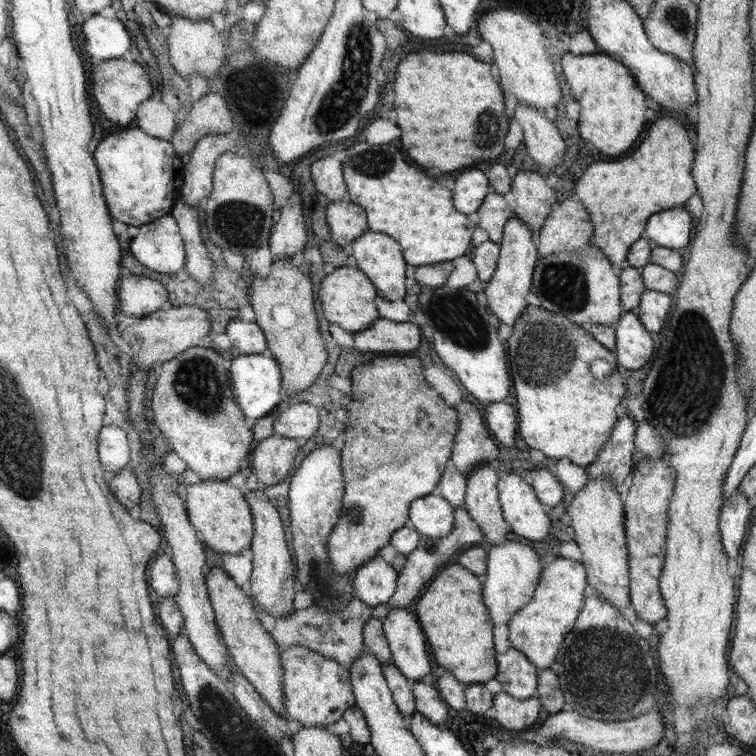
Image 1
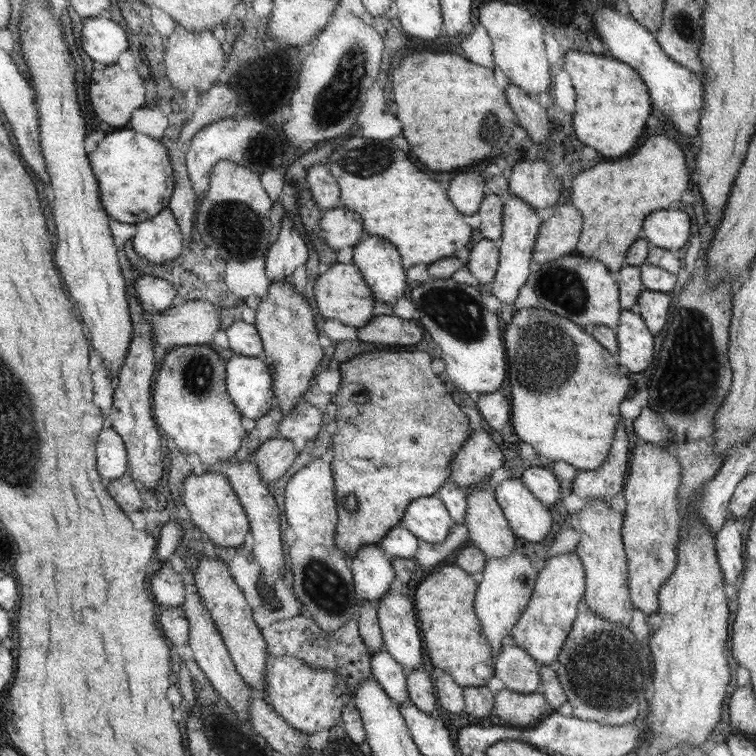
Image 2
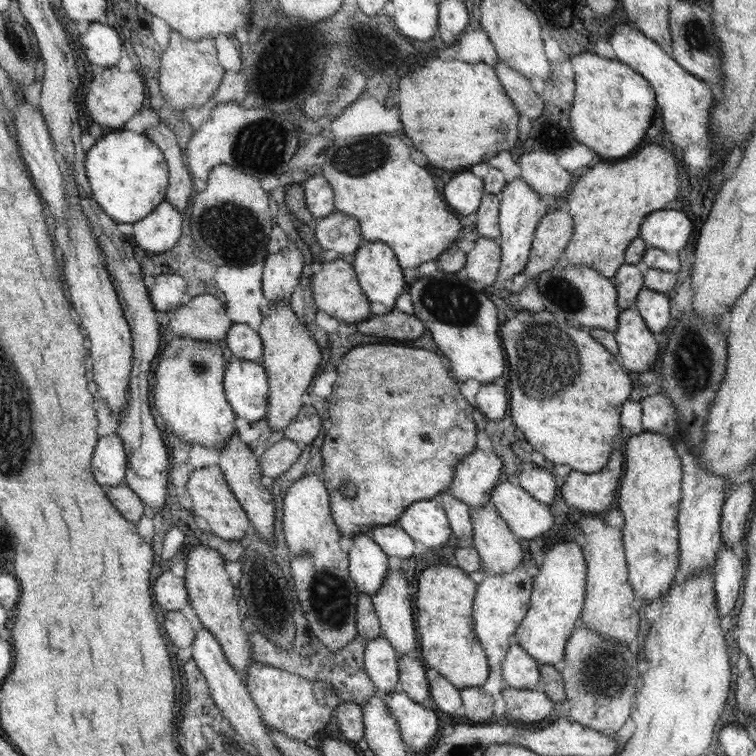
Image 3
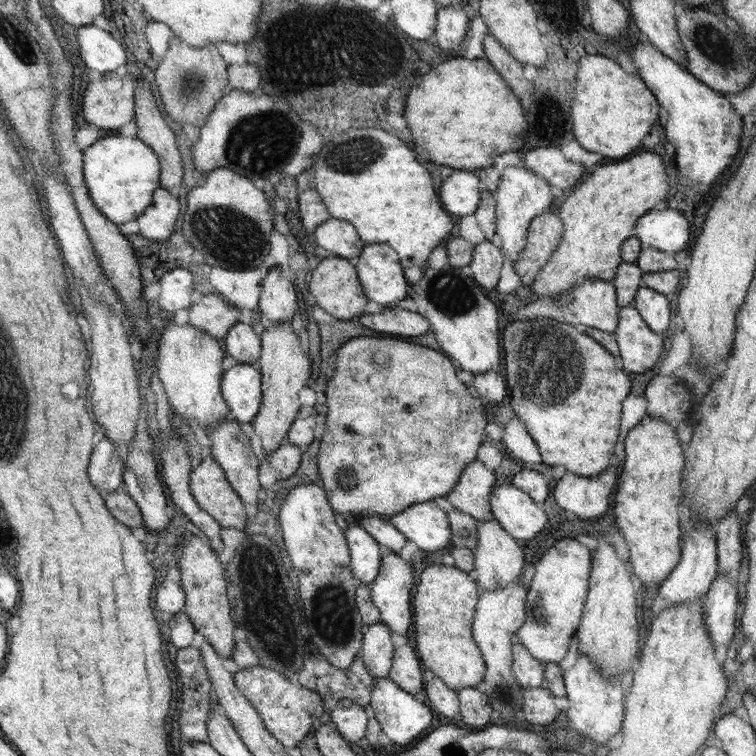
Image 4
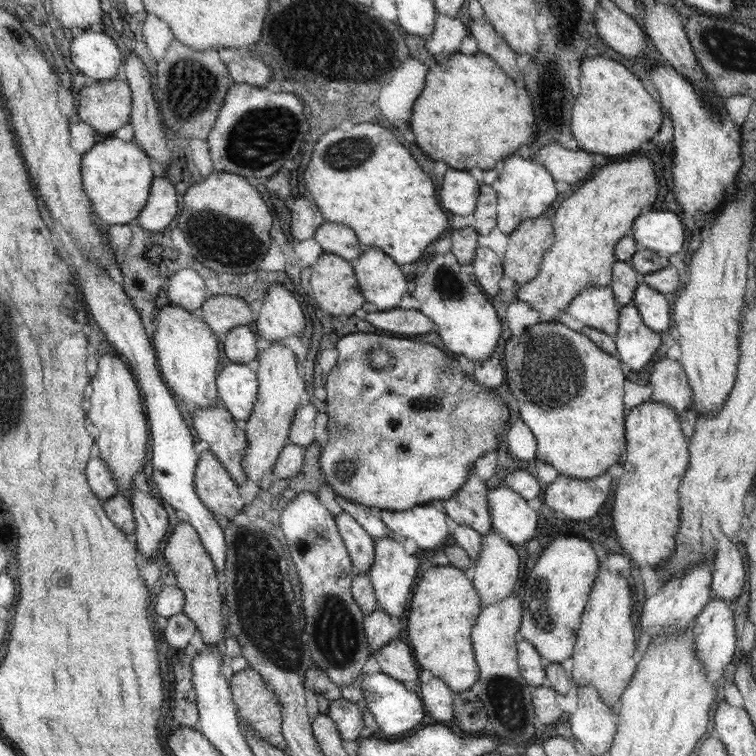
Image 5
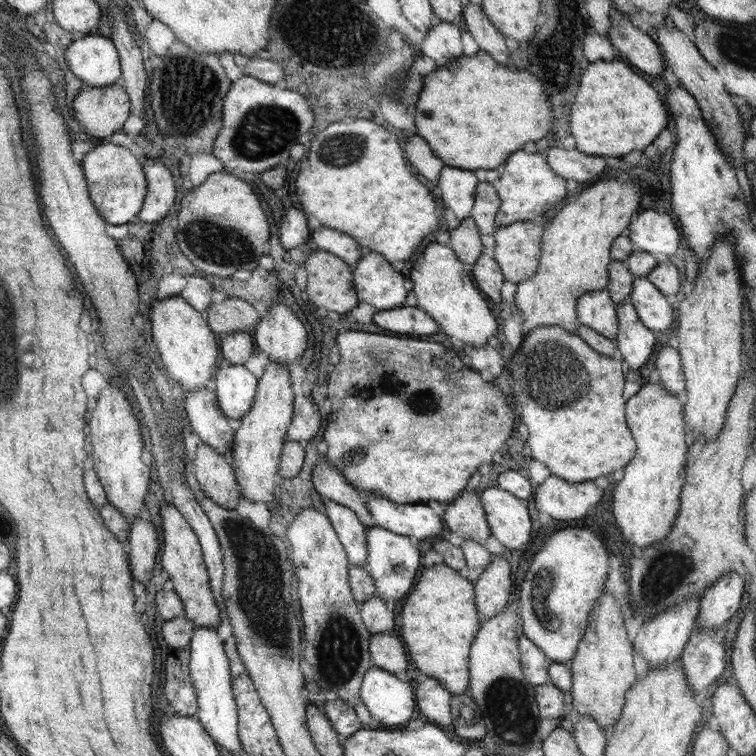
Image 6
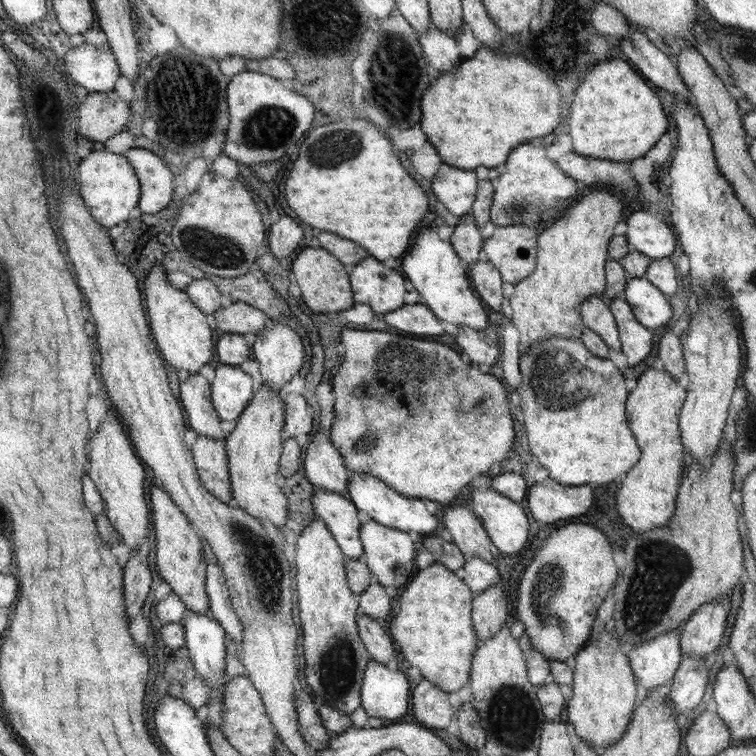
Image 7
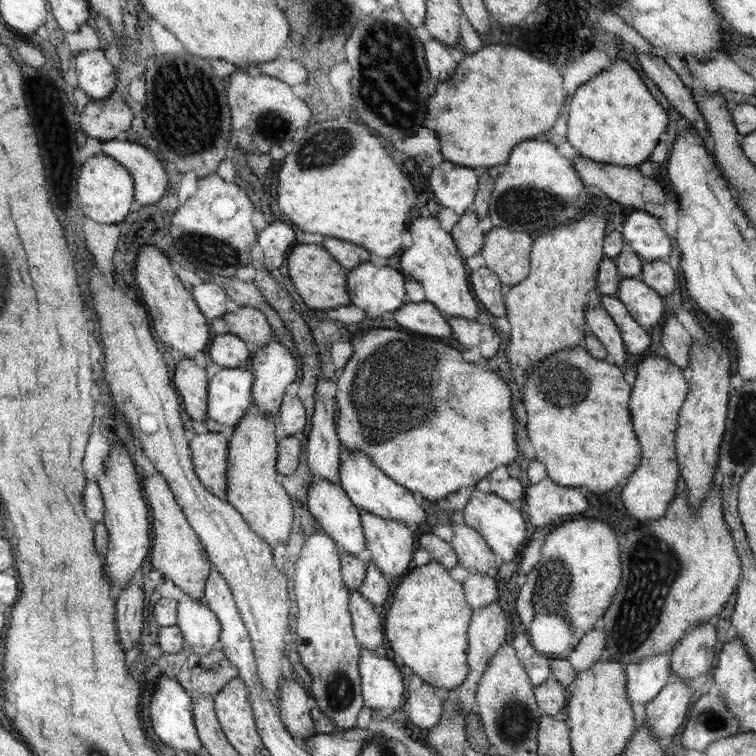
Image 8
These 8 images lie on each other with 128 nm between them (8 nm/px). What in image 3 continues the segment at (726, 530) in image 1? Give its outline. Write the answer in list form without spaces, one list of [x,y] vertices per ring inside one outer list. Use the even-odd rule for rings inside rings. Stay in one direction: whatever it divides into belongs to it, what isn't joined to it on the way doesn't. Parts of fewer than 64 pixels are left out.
[[[721,546],[718,552],[717,561],[714,564],[714,578],[716,580],[717,604],[720,607],[722,618],[734,608],[736,596],[740,594],[742,580],[744,580],[744,566],[740,558],[736,558],[735,548],[728,549],[728,546]]]

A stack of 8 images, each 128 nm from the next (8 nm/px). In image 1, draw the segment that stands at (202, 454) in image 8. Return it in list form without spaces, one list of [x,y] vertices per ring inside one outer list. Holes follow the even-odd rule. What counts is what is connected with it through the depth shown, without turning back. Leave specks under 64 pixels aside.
[[[201,479],[197,484],[182,488],[185,508],[189,520],[198,532],[202,532],[202,540],[214,552],[223,555],[240,554],[250,550],[250,540],[253,540],[255,527],[253,516],[250,516],[250,504],[245,493],[228,480]]]

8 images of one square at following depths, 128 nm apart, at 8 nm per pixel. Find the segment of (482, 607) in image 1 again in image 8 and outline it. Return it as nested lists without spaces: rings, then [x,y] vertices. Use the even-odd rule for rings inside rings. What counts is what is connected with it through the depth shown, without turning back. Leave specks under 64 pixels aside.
[[[420,533],[418,542],[423,550],[432,555],[433,562],[411,569],[391,593],[394,600],[386,610],[386,640],[402,658],[402,664],[420,676],[424,683],[452,690],[460,687],[469,676],[466,630],[474,610],[464,598],[464,585],[452,580],[446,570],[458,565],[456,552],[450,543],[434,533]]]

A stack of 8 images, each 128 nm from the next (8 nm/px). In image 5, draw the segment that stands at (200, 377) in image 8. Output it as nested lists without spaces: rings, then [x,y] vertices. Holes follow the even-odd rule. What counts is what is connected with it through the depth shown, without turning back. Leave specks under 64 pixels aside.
[[[214,405],[201,408],[191,414],[194,430],[200,440],[208,442],[211,450],[228,469],[234,480],[248,479],[244,469],[244,458],[248,450],[248,437],[234,422],[233,415],[225,407]]]

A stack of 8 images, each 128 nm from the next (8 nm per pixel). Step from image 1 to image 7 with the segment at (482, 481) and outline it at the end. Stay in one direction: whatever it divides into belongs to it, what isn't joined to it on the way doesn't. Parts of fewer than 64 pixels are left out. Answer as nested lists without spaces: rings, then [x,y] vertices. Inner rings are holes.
[[[490,585],[488,590],[473,597],[473,622],[477,636],[482,640],[492,638],[501,631],[508,618],[508,600],[502,588]]]

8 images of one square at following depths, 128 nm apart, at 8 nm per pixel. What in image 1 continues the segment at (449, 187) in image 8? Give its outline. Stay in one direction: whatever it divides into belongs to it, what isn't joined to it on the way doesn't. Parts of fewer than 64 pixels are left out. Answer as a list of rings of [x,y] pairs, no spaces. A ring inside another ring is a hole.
[[[476,168],[462,172],[454,184],[454,200],[458,200],[458,208],[468,215],[478,212],[485,196],[493,192],[489,178]]]

